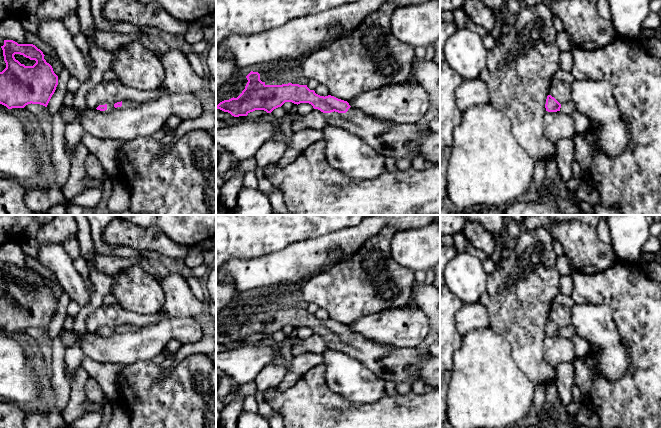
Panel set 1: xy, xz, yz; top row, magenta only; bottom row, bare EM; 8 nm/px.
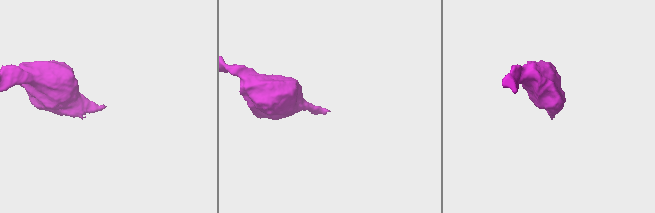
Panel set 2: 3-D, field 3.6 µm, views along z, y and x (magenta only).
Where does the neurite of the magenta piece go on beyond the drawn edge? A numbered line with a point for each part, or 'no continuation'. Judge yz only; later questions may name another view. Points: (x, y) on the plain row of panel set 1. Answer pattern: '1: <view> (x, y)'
1: yz (569, 331)

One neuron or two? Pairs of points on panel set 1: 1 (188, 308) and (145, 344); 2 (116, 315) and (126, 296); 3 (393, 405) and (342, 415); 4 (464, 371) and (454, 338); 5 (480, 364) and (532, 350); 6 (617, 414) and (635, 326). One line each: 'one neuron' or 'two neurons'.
1: two neurons
2: two neurons
3: one neuron
4: two neurons
5: two neurons
6: one neuron

